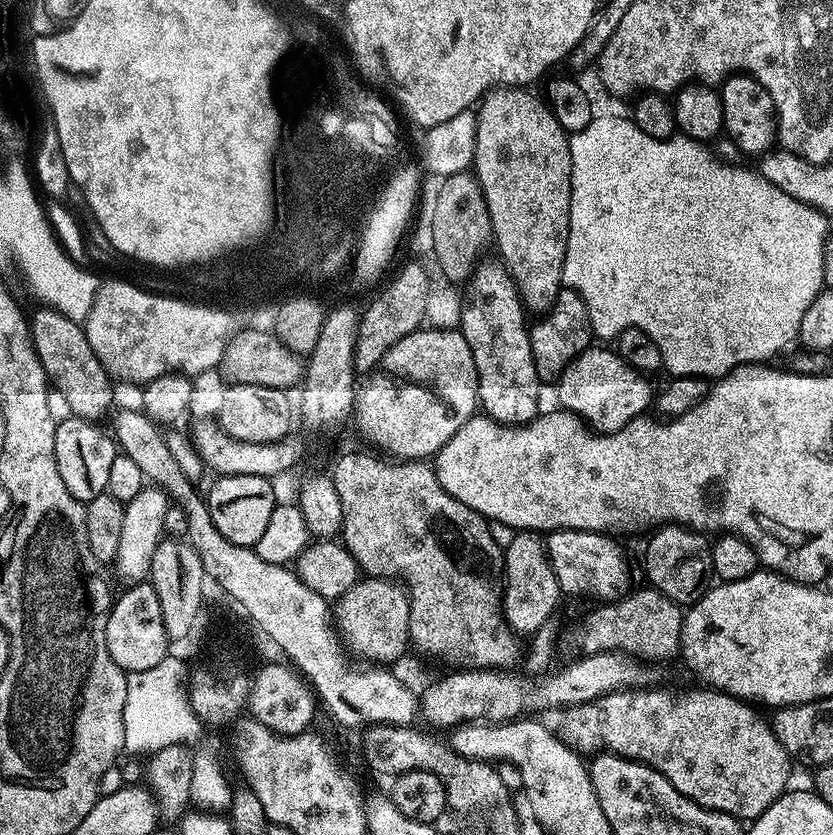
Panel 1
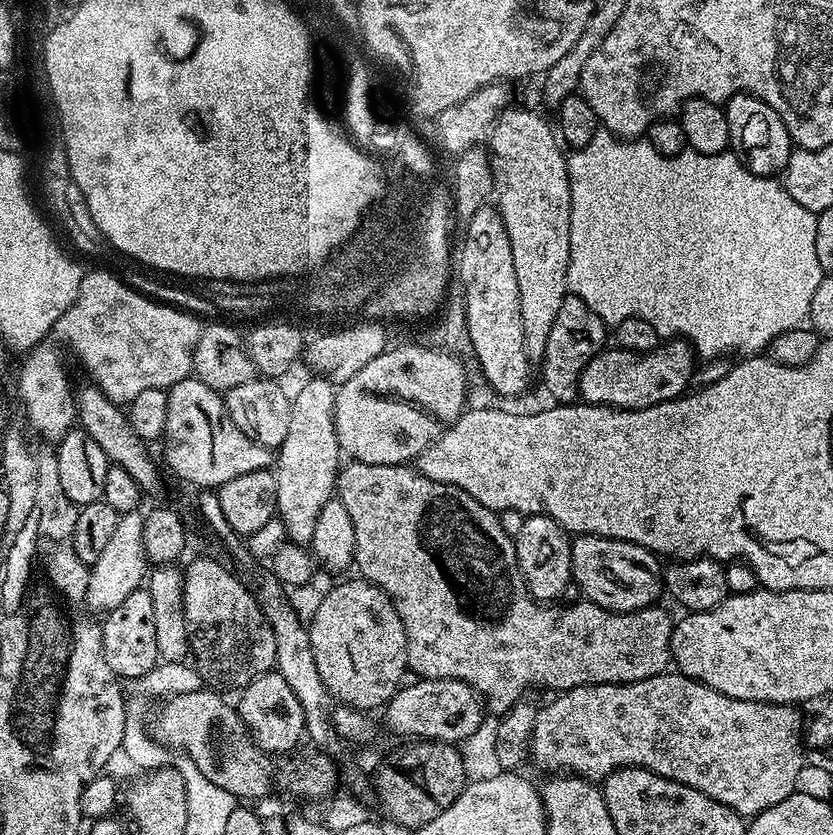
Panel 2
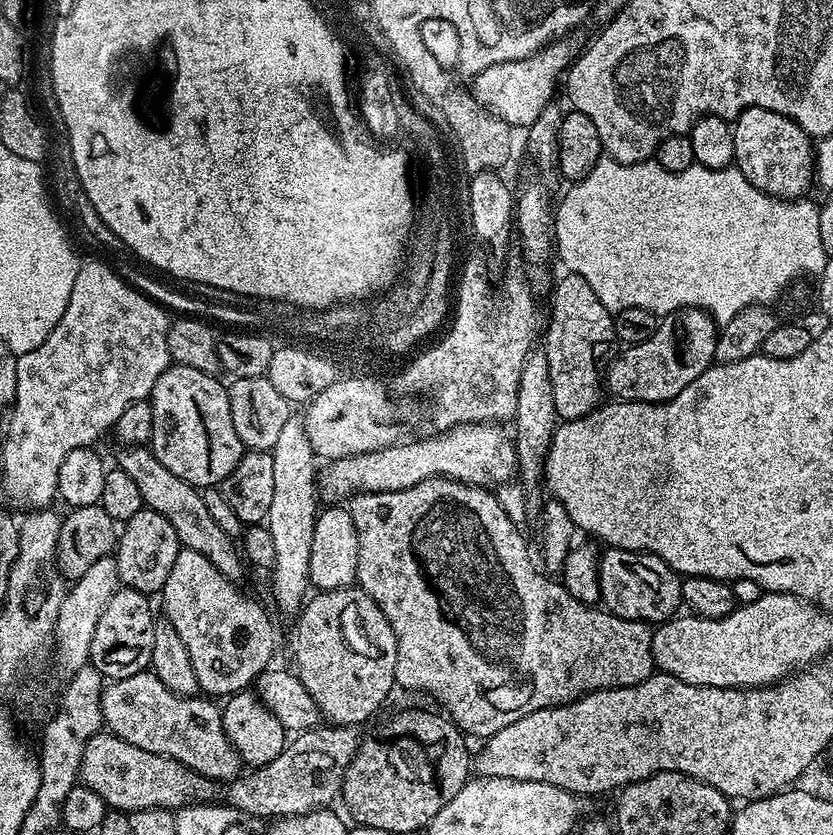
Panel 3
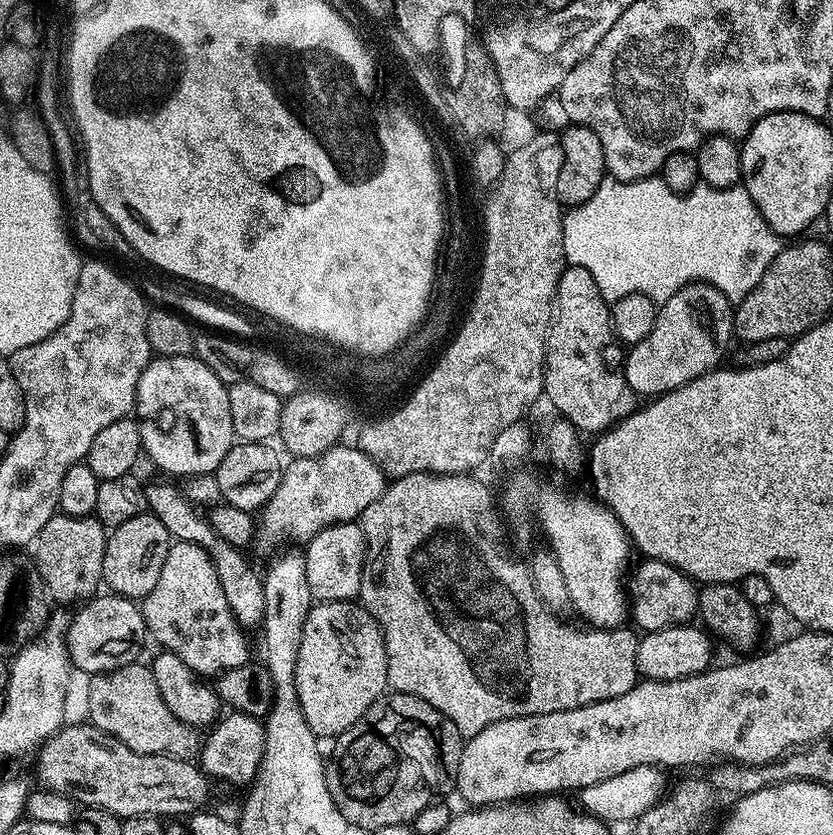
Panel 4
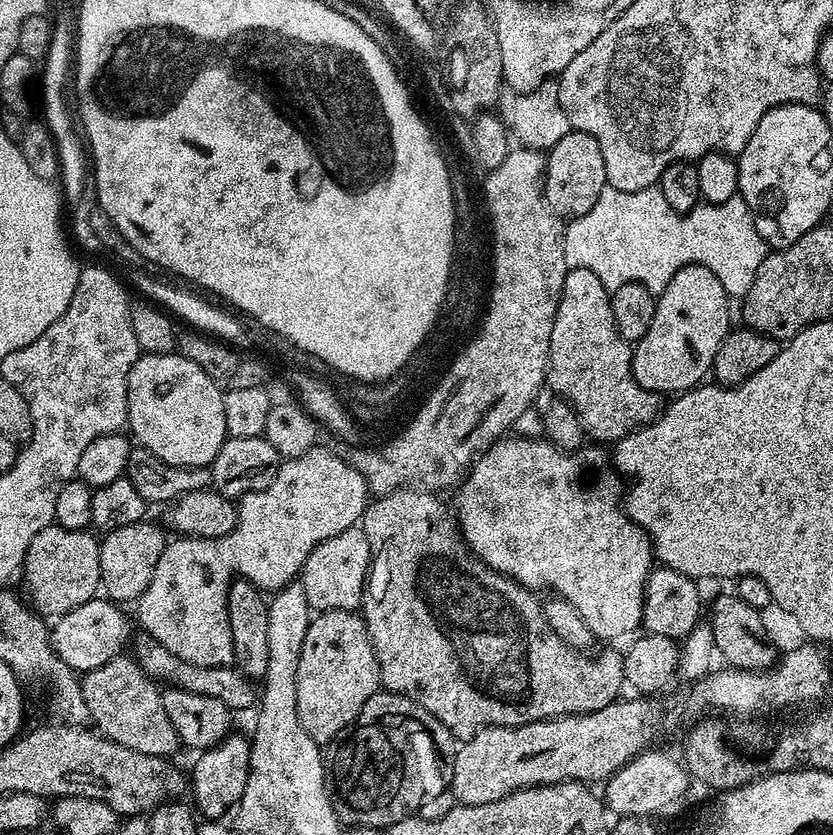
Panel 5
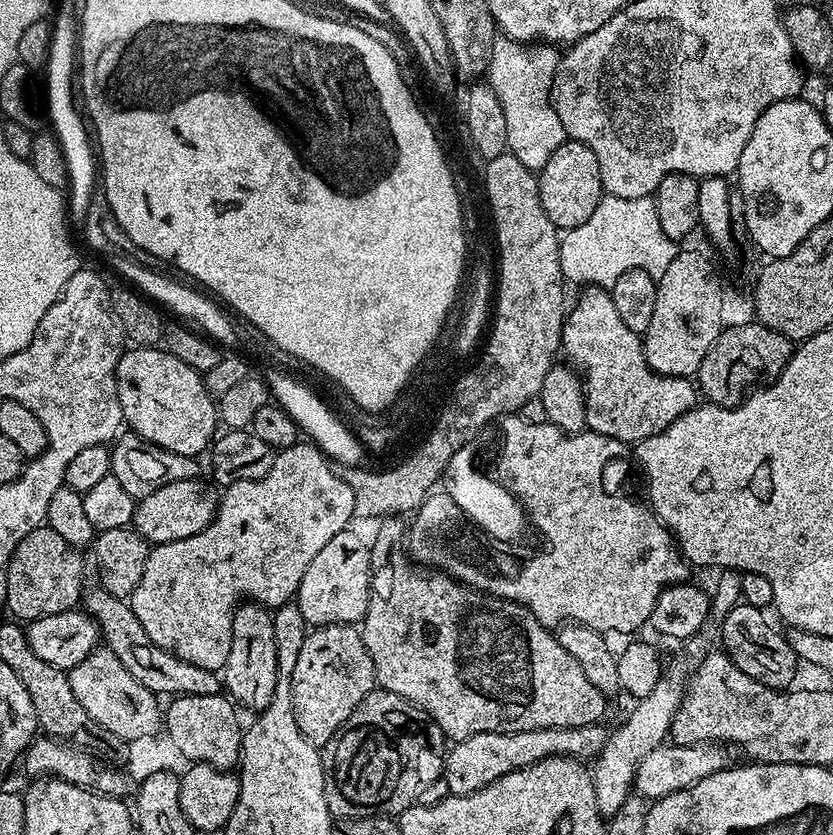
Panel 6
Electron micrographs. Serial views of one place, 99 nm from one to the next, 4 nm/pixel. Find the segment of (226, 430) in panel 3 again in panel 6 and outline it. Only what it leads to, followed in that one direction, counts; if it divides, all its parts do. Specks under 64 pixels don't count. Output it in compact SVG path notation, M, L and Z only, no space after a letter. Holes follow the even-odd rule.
M132 346L129 349L129 352L128 349L121 351L116 367L118 402L127 427L165 452L173 452L176 456L199 457L199 452L209 447L210 441L218 432L218 404L206 390L203 375L174 358L174 354L163 347Z

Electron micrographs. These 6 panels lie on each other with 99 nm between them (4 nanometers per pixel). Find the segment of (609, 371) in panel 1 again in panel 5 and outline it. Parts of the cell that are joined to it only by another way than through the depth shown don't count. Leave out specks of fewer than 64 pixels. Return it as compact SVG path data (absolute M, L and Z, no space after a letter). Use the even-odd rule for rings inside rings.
M701 264L682 266L656 297L654 322L642 339L635 341L632 376L646 390L679 394L695 388L712 371L718 346L728 337L728 291L710 269Z

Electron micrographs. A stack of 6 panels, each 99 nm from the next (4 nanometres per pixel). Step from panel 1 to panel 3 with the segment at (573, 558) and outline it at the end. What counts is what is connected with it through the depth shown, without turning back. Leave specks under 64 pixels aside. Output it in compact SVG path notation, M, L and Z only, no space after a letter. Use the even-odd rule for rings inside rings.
M605 547L599 553L599 579L599 603L624 620L643 620L649 626L659 626L681 611L681 577L651 552Z

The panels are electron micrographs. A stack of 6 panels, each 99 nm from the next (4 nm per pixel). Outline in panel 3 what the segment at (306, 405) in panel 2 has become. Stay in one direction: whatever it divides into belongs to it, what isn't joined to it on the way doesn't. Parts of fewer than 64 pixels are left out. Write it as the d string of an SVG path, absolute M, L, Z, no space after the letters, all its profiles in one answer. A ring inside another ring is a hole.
M296 414L289 415L286 426L282 426L282 431L278 434L278 442L274 442L270 451L274 462L274 498L270 501L266 527L270 530L274 546L274 562L270 569L272 600L286 615L295 617L309 595L308 588L310 589L310 542L314 539L314 526L318 515L318 457L312 451L310 438L306 438L303 419Z

